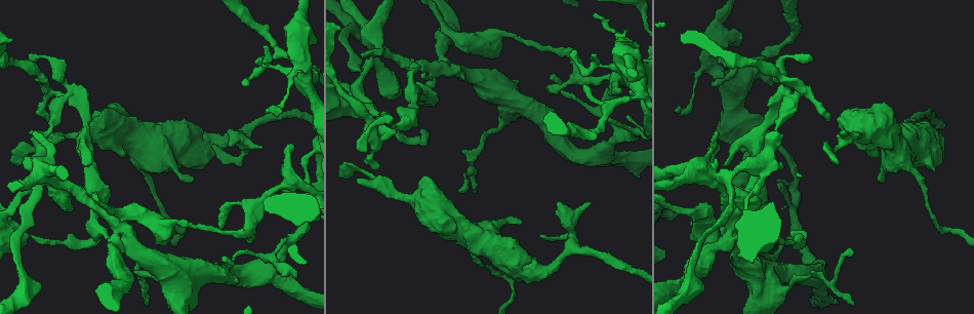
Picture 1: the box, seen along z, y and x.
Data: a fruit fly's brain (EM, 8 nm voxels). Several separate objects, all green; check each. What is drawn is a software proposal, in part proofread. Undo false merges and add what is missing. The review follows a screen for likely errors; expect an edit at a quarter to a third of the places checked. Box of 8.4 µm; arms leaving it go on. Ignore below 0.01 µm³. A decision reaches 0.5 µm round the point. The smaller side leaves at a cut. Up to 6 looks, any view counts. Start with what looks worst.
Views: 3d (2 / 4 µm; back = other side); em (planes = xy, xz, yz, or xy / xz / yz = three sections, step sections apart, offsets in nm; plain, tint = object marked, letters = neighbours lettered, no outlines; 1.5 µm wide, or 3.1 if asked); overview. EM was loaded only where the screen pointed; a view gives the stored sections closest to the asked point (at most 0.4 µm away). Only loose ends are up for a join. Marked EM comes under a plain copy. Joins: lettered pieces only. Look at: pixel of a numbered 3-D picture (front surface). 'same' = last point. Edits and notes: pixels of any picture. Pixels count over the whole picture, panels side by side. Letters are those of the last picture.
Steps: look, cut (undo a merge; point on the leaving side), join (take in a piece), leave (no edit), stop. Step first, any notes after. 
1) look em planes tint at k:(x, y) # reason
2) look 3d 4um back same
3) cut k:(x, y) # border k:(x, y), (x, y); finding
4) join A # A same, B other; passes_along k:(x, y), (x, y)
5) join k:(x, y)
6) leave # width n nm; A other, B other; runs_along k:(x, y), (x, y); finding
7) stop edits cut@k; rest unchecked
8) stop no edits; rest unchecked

look 3d 2um at 1:(811, 61) # an open end

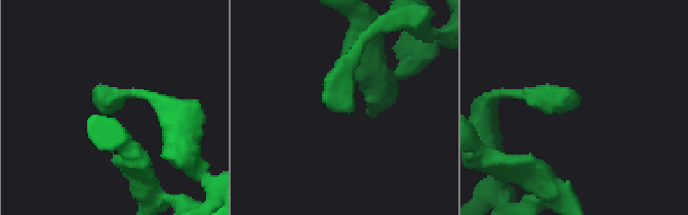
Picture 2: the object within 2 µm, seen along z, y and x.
look em planes letters at 2:(579, 104) # need the tissue

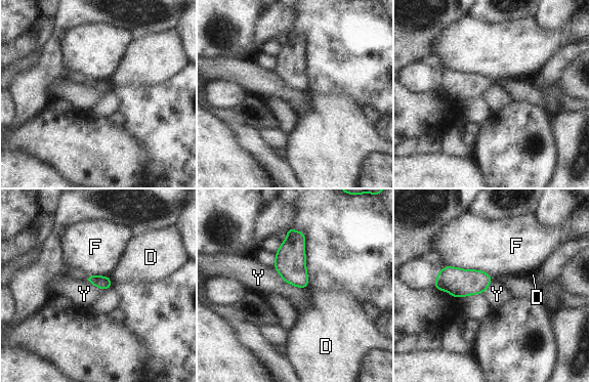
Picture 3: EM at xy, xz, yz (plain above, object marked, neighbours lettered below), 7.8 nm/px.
leave # D other, F other, Y other; border 3:(274, 266), (286, 282), (305, 288); none of them fits

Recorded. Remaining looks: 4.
look em planes letters at 1:(223, 260) # branch stops here

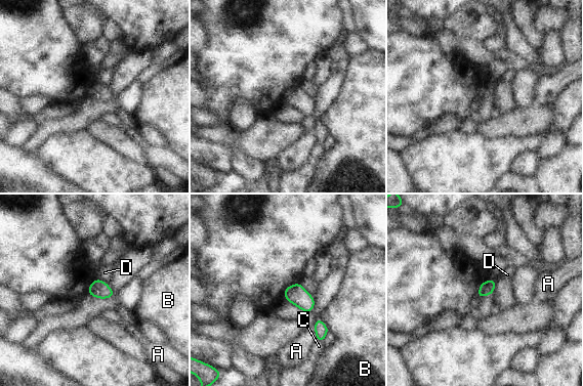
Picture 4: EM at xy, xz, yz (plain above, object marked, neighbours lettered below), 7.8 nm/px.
leave # width 110 nm; A other, B other, C other, D other; border 4:(98, 277), (108, 284); no lettered piece goes on from it

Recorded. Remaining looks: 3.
look 3d 4um at 1:(32, 237) # sudden change in width

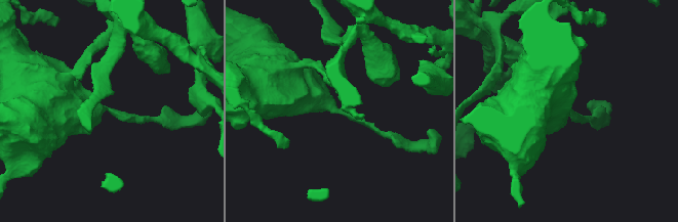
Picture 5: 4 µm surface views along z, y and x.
look em yz step 4 letters at 5:(339, 109) # now the EM

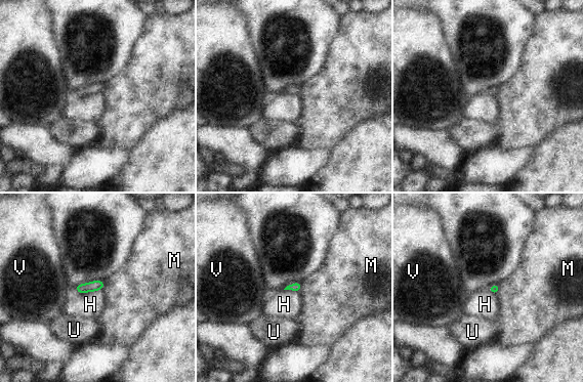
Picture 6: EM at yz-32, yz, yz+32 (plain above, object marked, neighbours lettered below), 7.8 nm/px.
look em xy step 4 letters same

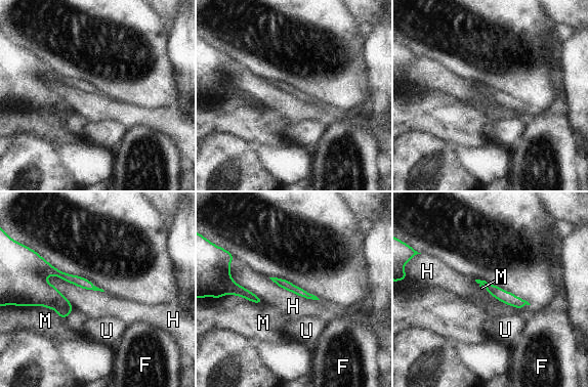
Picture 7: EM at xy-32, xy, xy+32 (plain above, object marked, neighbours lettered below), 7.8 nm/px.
leave # F other, H other, M other, U other; runs_along 7:(481, 283), (509, 299), (522, 302); continuous, no second cell

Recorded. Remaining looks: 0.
stop no edits; rest unchecked

